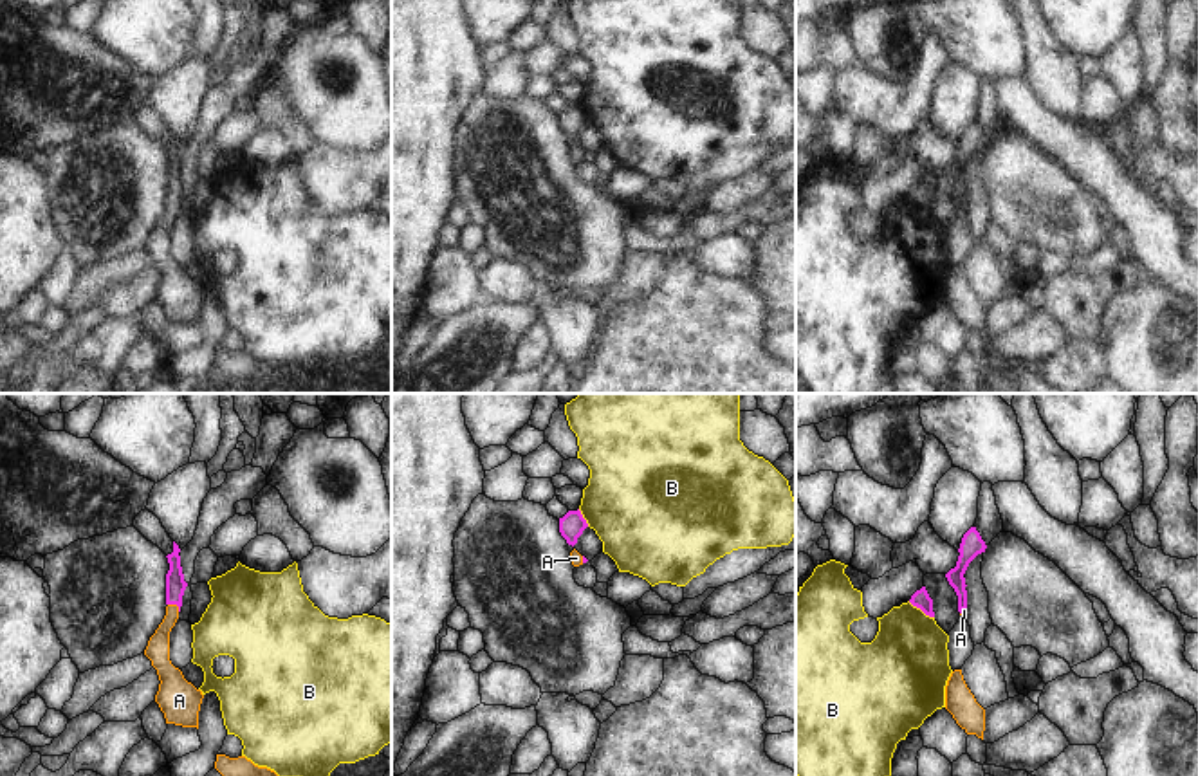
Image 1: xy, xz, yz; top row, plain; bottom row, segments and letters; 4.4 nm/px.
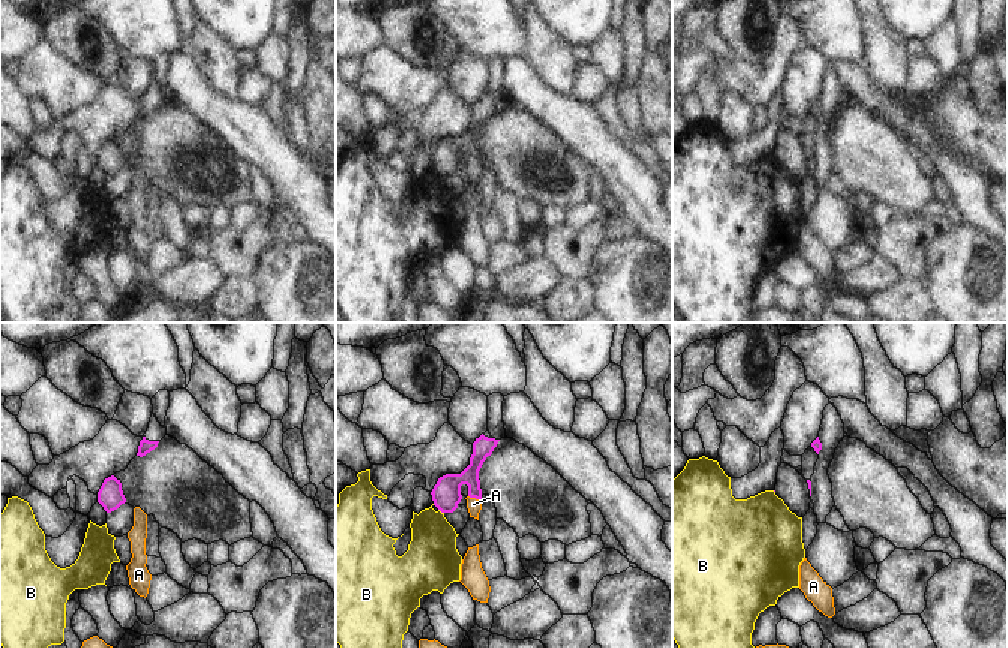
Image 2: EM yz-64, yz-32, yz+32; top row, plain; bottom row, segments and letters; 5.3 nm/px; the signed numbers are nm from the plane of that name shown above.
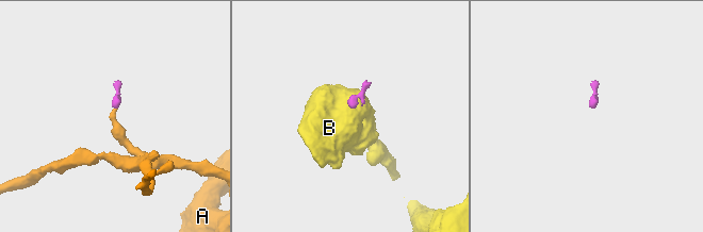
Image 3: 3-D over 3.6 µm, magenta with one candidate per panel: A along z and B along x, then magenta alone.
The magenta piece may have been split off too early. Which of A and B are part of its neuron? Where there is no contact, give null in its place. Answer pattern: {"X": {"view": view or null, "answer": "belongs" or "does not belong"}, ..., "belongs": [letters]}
{"A": {"view": "xy", "answer": "belongs"}, "B": {"view": "yz", "answer": "does not belong"}, "belongs": ["A"]}

